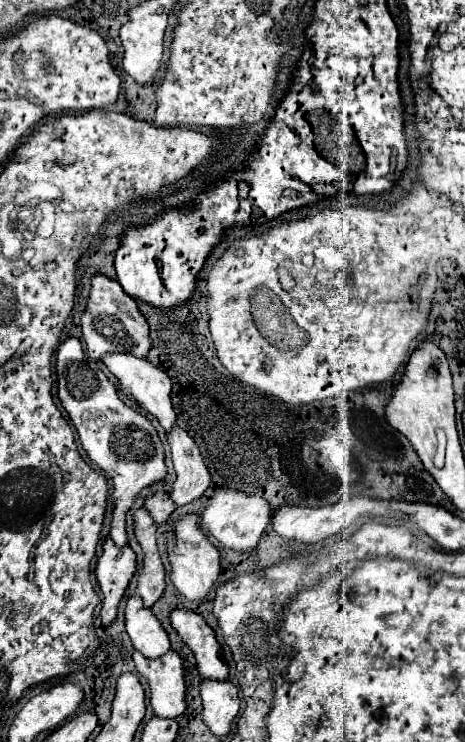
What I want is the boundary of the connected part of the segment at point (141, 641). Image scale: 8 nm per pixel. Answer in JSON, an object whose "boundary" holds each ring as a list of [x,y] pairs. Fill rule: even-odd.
{"boundary":[[[139,595],[129,597],[125,607],[125,623],[133,647],[149,659],[157,659],[157,655],[165,655],[165,651],[171,649],[165,629],[153,611],[143,607]]]}

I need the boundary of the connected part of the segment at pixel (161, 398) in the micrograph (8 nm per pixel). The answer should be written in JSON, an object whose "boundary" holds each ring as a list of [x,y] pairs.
{"boundary":[[[109,353],[107,357],[103,357],[103,363],[119,379],[121,391],[129,399],[135,399],[143,411],[151,413],[167,433],[175,427],[177,415],[175,415],[173,403],[171,403],[171,379],[165,371],[153,367],[147,359],[137,359],[133,355],[125,355],[125,353]]]}

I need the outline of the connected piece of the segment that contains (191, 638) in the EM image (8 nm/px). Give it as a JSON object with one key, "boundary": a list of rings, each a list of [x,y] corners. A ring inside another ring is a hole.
{"boundary":[[[175,609],[171,613],[171,625],[177,629],[183,643],[195,653],[197,671],[201,679],[225,681],[227,665],[223,659],[223,649],[215,639],[213,629],[203,621],[203,617],[195,611]]]}

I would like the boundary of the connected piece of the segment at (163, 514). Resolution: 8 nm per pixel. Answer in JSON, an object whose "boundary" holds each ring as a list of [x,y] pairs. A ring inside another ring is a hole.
{"boundary":[[[157,493],[145,501],[145,509],[151,513],[155,523],[169,523],[171,513],[175,511],[175,503],[167,493]]]}

